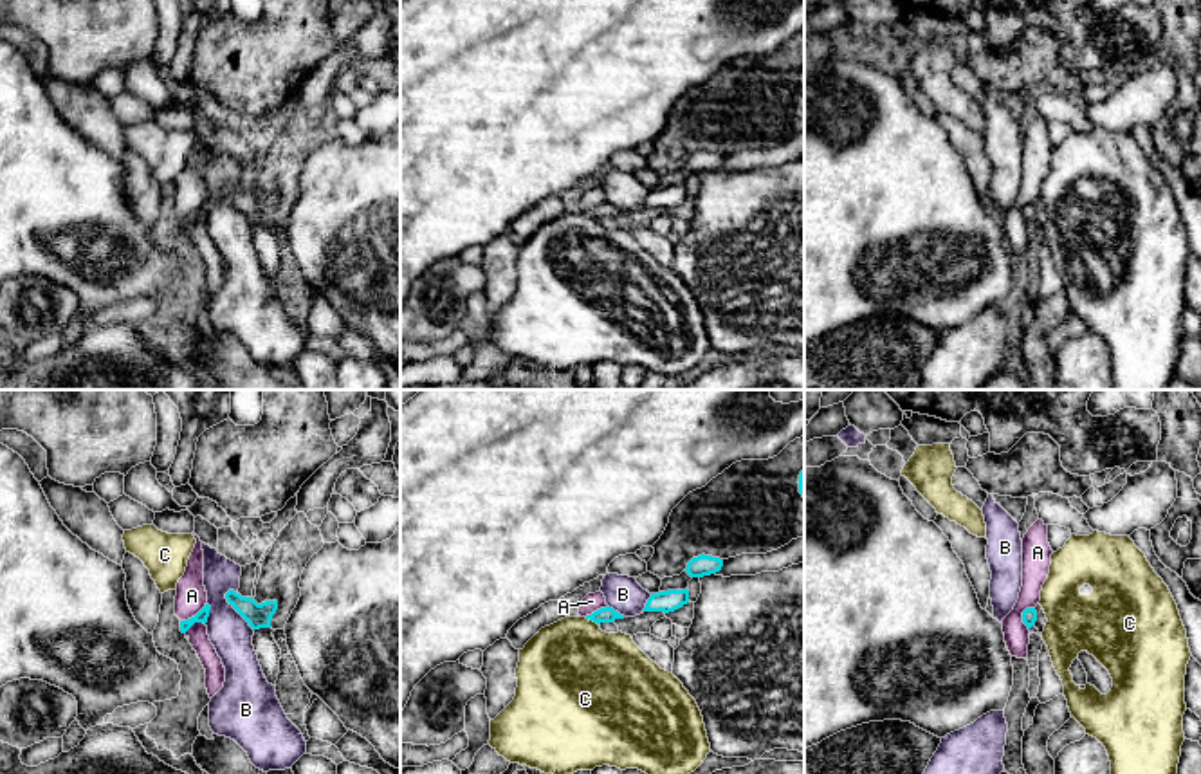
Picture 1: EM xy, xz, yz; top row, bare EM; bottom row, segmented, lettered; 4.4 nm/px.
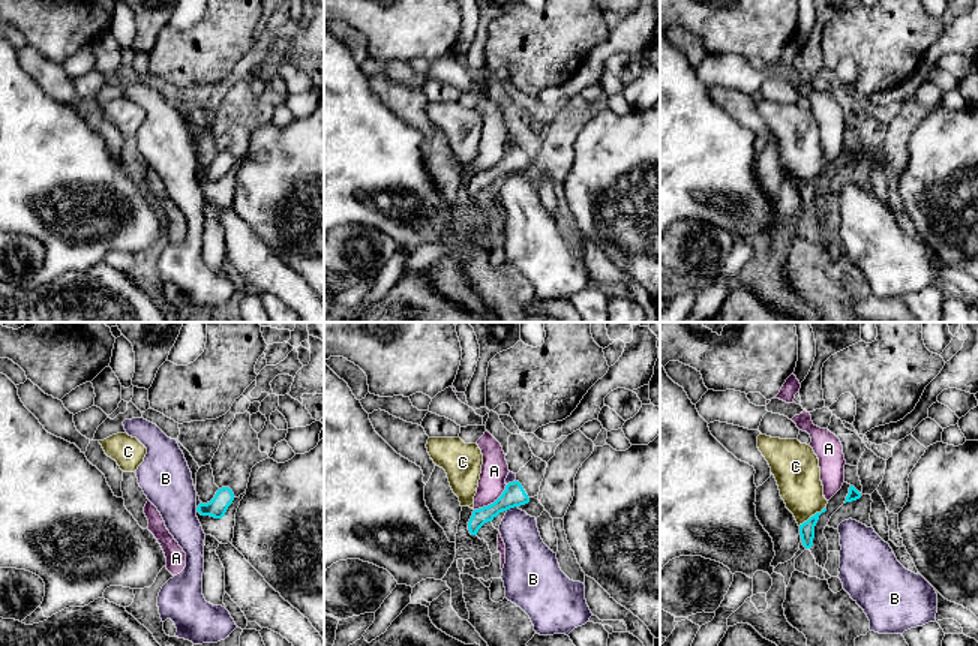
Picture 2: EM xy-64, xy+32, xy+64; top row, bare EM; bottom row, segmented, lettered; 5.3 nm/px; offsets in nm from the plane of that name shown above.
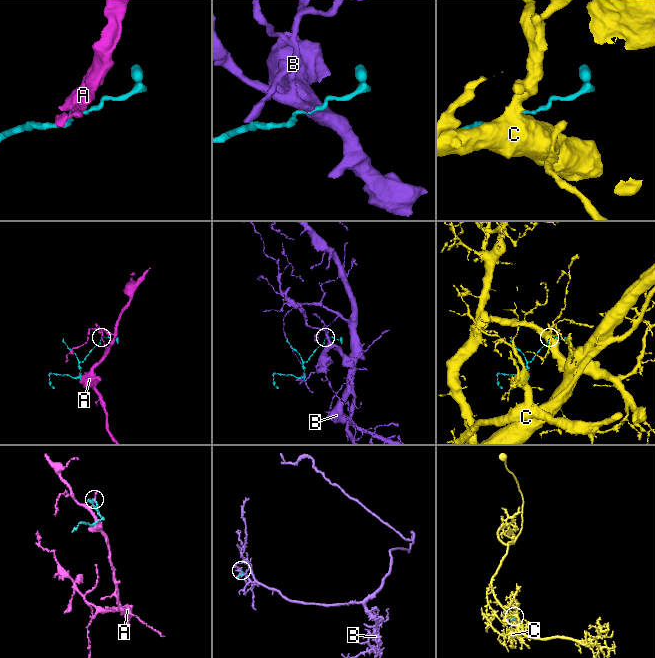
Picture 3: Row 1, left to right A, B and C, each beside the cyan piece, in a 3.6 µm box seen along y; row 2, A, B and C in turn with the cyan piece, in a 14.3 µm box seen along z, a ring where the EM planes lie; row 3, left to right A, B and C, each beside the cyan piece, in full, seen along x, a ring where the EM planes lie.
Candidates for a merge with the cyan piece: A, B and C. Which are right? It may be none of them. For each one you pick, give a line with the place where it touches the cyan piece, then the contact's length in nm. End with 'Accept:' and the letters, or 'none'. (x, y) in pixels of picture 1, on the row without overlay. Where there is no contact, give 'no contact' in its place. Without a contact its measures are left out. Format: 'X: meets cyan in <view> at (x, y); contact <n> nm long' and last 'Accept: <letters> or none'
Accept: none

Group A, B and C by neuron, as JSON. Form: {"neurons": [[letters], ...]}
{"neurons": [["A"], ["B"], ["C"]]}

